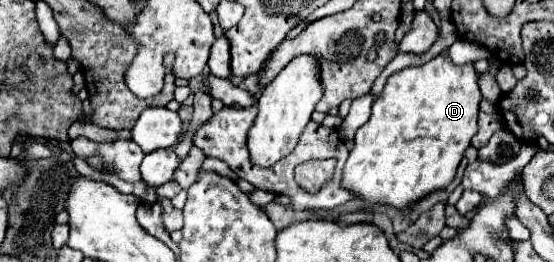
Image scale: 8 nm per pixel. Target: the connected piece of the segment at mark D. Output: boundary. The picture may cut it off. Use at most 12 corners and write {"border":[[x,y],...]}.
{"border":[[447,53],[391,75],[341,187],[409,213],[447,187],[481,101]]}

